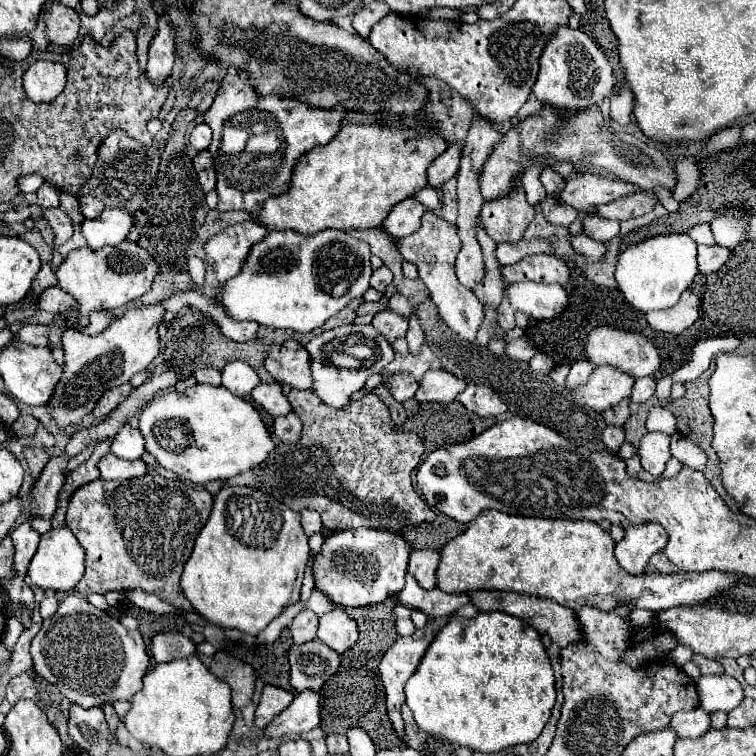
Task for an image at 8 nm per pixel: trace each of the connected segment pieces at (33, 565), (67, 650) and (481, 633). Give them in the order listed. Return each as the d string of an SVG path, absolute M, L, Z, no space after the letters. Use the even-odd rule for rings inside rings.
M66 524L48 530L40 536L38 550L28 566L30 580L44 590L58 590L58 592L74 592L76 584L84 576L84 548L76 540L76 536L70 532Z
M68 594L52 618L46 618L30 648L34 670L52 682L70 702L84 708L130 700L140 688L150 658L138 630L126 630L108 612L94 608L88 600Z
M478 612L478 616L474 616L474 618L452 616L450 622L440 630L440 636L436 636L434 642L430 644L430 648L426 650L416 674L406 682L406 704L414 712L414 718L416 718L418 726L428 734L438 734L438 736L442 736L442 738L446 738L450 742L456 742L460 746L468 746L474 752L500 752L502 748L516 746L516 744L528 744L532 740L536 740L540 736L540 732L544 730L544 724L550 718L554 702L556 702L554 672L552 672L550 660L546 656L546 648L544 648L544 644L540 640L540 634L532 626L522 622L520 618L504 614L504 612Z

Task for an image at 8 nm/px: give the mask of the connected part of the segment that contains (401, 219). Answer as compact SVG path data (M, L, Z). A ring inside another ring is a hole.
M408 198L408 200L396 204L396 208L392 208L392 212L384 220L382 228L392 238L410 236L420 228L420 218L424 212L426 212L426 206L422 206L416 198Z

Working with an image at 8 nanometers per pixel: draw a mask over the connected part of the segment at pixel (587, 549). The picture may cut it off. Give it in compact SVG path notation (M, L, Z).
M484 510L468 526L466 532L442 548L436 576L438 588L444 592L514 590L550 598L572 610L584 604L612 610L614 606L628 602L634 608L660 612L674 606L702 604L708 596L716 596L716 592L722 592L728 584L738 580L734 574L718 570L630 574L620 568L614 556L612 536L596 522L588 520L524 518L498 510Z

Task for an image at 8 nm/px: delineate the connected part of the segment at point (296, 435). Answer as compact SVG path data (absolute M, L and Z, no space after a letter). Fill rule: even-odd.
M290 412L288 416L280 416L280 418L274 418L274 426L272 426L272 432L274 436L284 442L284 444L294 444L300 440L300 432L302 432L302 424L300 424L300 418Z

